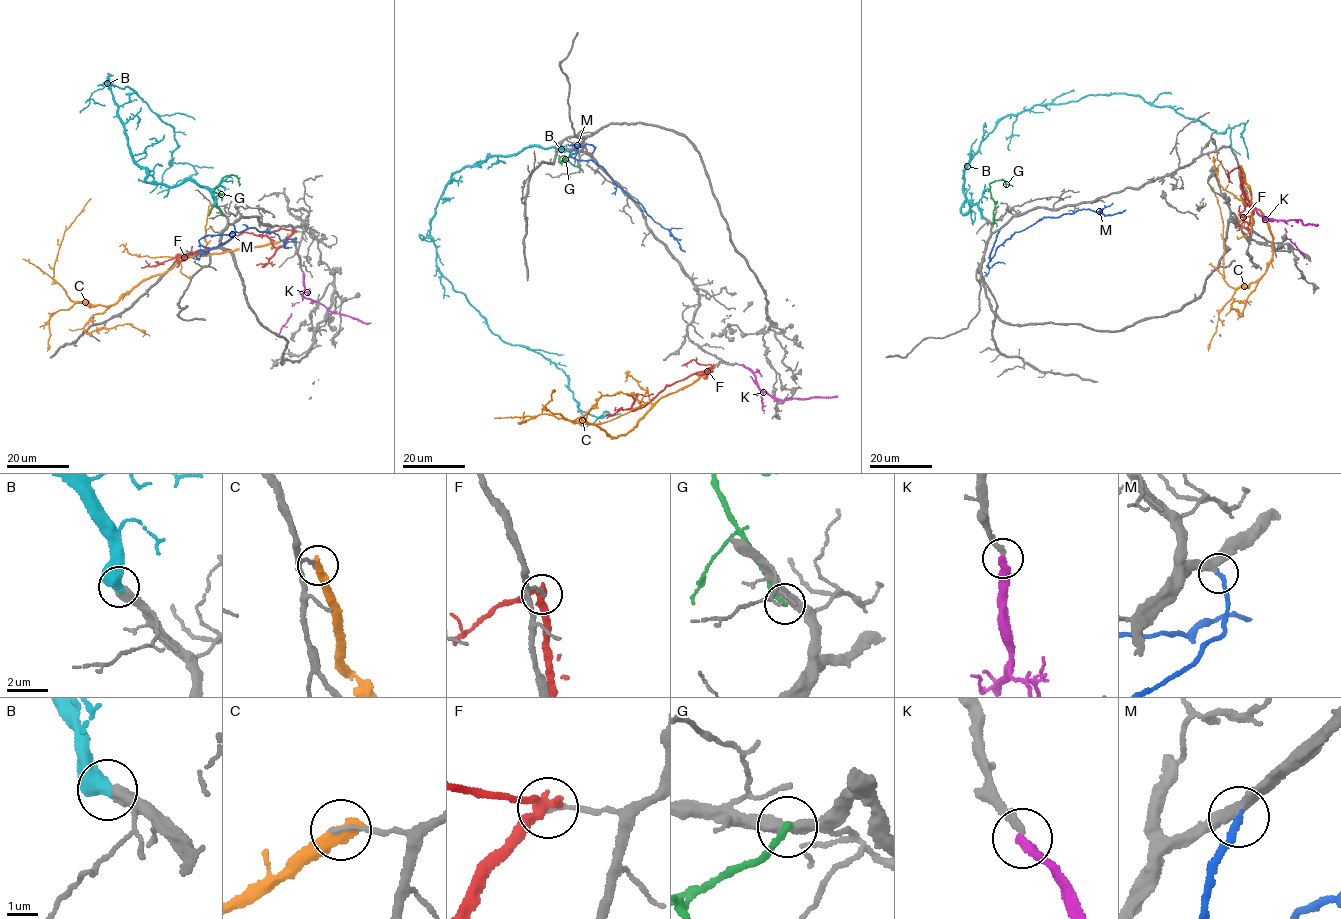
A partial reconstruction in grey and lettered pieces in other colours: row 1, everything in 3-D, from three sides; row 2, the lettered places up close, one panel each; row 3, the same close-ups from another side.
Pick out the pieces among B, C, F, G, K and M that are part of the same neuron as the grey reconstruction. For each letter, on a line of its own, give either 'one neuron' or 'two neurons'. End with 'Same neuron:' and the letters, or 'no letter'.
B: one neuron
C: two neurons
F: two neurons
G: two neurons
K: two neurons
M: one neuron
Same neuron: B, M

